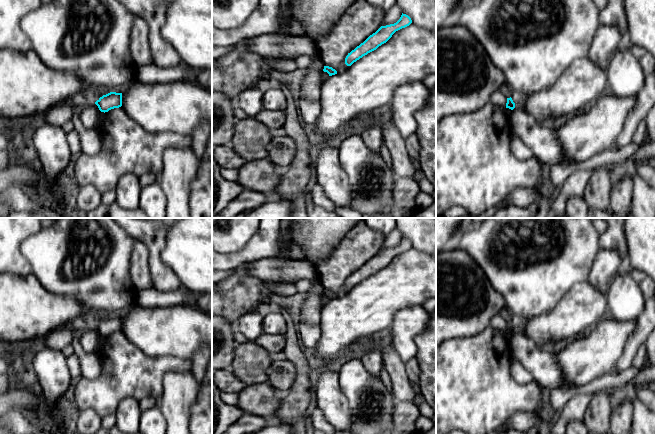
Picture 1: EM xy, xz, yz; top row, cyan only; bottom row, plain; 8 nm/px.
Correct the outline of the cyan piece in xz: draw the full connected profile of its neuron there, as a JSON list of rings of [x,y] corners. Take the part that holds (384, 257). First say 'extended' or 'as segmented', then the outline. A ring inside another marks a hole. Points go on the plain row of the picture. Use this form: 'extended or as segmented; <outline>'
as segmented; [[[402,237],[400,243],[396,247],[381,250],[363,267],[361,267],[354,274],[348,277],[348,279],[345,282],[345,288],[347,290],[351,290],[354,286],[359,284],[363,280],[376,274],[379,270],[386,267],[396,255],[409,250],[411,247],[411,242],[408,239]]]

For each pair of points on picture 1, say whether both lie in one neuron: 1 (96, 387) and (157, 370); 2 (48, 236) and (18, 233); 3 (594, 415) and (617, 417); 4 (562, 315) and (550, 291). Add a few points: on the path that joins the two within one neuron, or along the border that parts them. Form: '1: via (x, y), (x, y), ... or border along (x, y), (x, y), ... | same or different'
1: via (111, 387), (125, 374), (142, 374) | same
2: border along (42, 228), (21, 244), (20, 251), (23, 255) | different
3: via (600, 417), (611, 417) | same
4: border along (573, 286), (550, 311), (537, 316) | different

